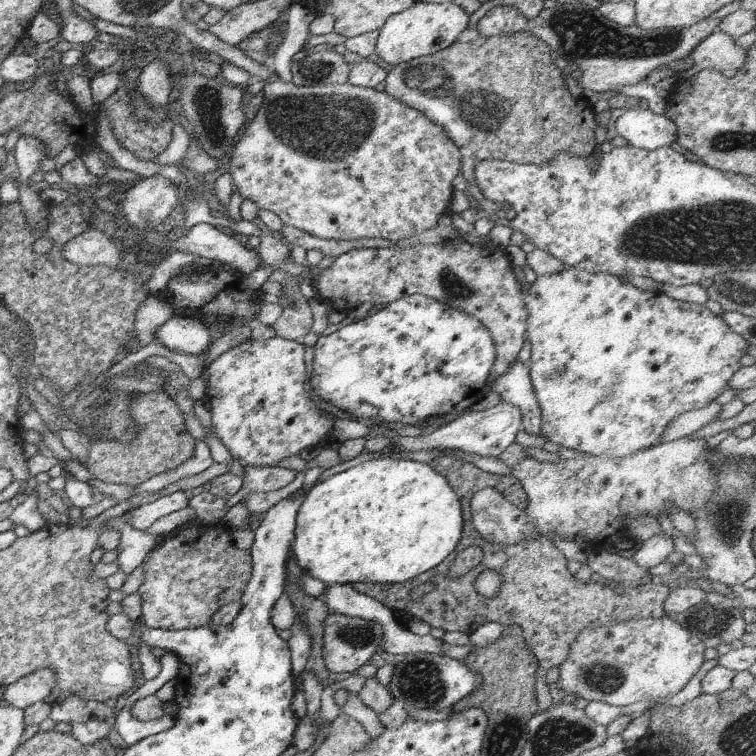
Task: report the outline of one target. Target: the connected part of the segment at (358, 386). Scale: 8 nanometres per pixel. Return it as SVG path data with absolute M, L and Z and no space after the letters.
M408 296L396 301L392 304L388 304L385 308L382 308L380 312L372 313L368 317L363 317L361 320L343 326L336 332L328 331L326 334L321 336L315 345L315 356L314 356L314 370L311 376L310 385L313 391L322 400L330 402L348 412L350 416L357 418L357 421L367 422L402 422L402 424L415 425L420 420L426 420L433 416L440 416L443 418L450 418L450 416L460 415L464 410L471 408L475 402L478 402L487 391L491 390L488 386L486 378L488 378L488 372L490 368L494 366L494 360L496 360L496 348L494 348L494 340L490 336L491 332L488 332L488 328L484 324L480 324L478 318L474 316L468 316L464 314L462 310L456 310L456 308L450 308L446 304L442 304L440 300L432 300L428 296Z

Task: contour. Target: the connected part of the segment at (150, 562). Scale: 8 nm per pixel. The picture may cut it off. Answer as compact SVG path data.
M223 526L212 530L184 528L162 538L144 560L144 582L140 584L142 628L182 631L207 626L216 612L230 602L239 602L252 574L249 550L238 550Z

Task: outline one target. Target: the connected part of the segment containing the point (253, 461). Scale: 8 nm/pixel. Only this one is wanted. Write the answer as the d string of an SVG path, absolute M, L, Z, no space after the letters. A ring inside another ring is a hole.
M279 337L244 341L246 342L222 353L203 371L209 388L206 401L210 405L211 423L215 428L216 438L222 442L235 461L243 461L245 466L277 467L285 458L301 456L302 452L310 447L318 448L324 443L326 445L337 418L325 418L324 414L328 412L316 404L313 405L308 392L304 390L307 376L304 364L306 351L303 345L298 341Z

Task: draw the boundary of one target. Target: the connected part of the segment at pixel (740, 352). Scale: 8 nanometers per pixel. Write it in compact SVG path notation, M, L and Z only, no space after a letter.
M566 267L564 272L550 276L540 276L534 280L525 298L528 312L528 341L531 344L529 378L541 411L541 433L558 446L604 457L626 457L654 446L660 442L666 426L680 414L712 404L722 392L727 390L730 378L741 368L740 358L746 356L748 344L740 334L736 334L720 316L706 308L705 304L688 304L674 300L662 292L646 292L636 288L626 279L616 276L589 274L585 271Z

